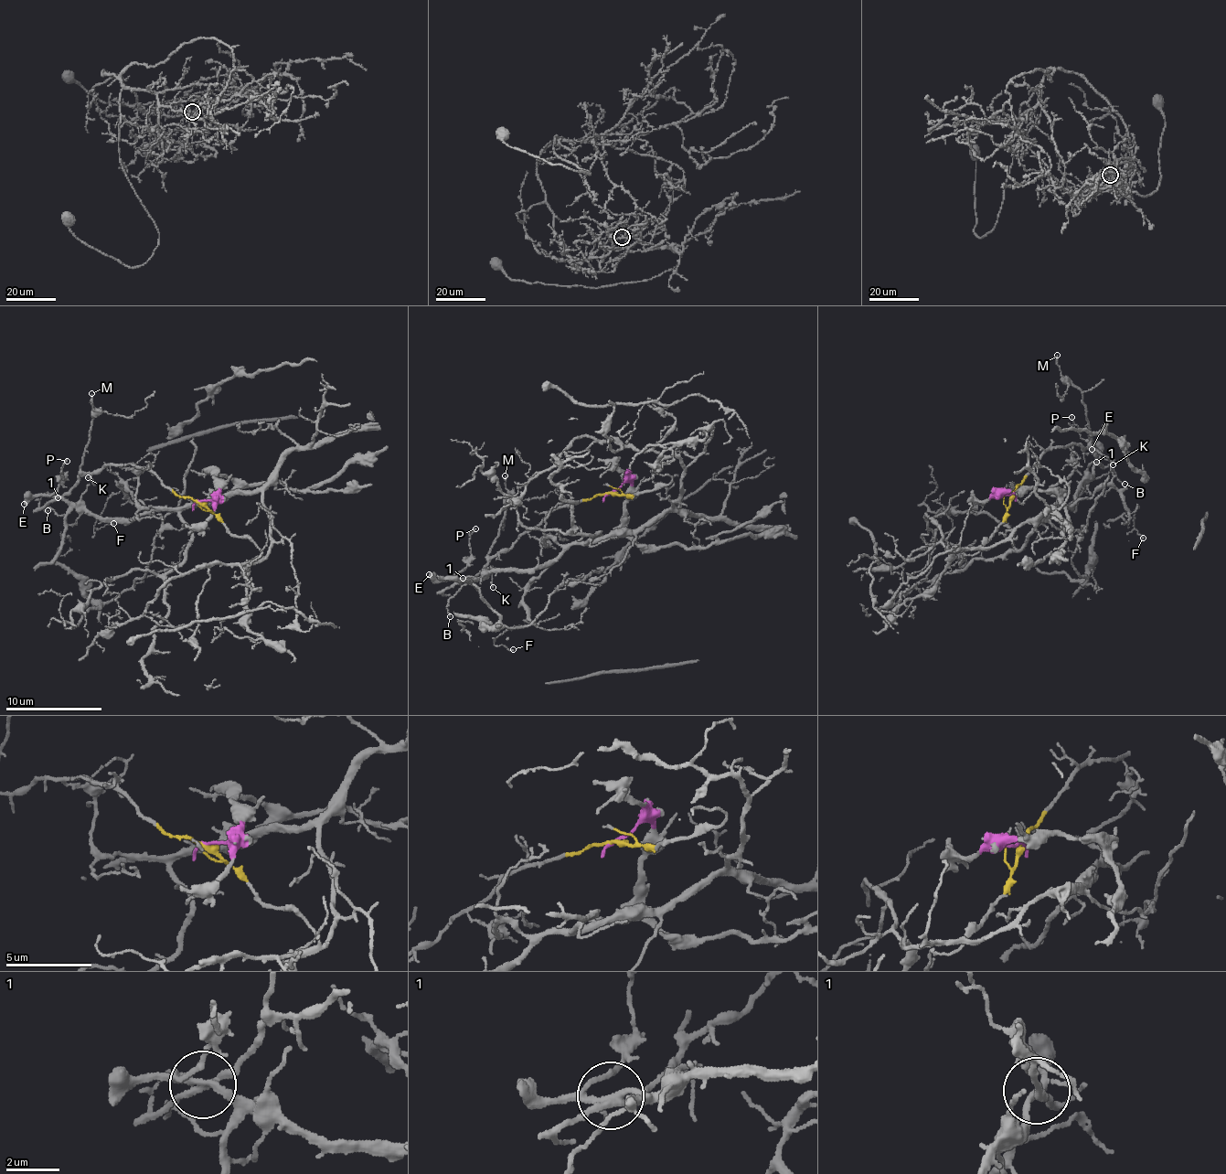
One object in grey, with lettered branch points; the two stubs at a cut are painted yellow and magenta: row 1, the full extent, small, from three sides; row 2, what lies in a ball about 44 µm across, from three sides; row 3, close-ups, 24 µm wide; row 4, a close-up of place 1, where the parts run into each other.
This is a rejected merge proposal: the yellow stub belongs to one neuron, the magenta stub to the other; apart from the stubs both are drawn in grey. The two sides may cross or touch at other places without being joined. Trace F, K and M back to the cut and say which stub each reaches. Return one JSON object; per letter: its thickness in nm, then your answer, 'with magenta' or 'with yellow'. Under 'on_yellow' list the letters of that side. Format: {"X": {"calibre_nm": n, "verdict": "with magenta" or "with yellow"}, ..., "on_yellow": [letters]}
{"F": {"calibre_nm": 120, "verdict": "with magenta"}, "K": {"calibre_nm": 110, "verdict": "with yellow"}, "M": {"calibre_nm": 110, "verdict": "with yellow"}, "on_yellow": ["K", "M"]}

